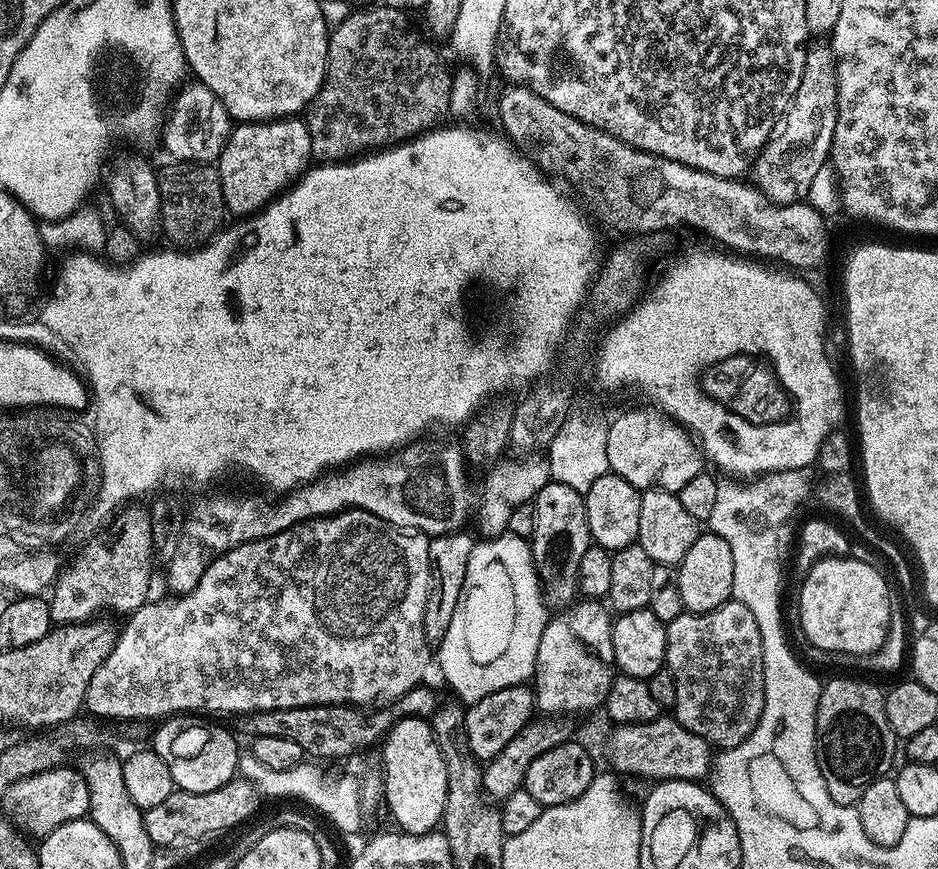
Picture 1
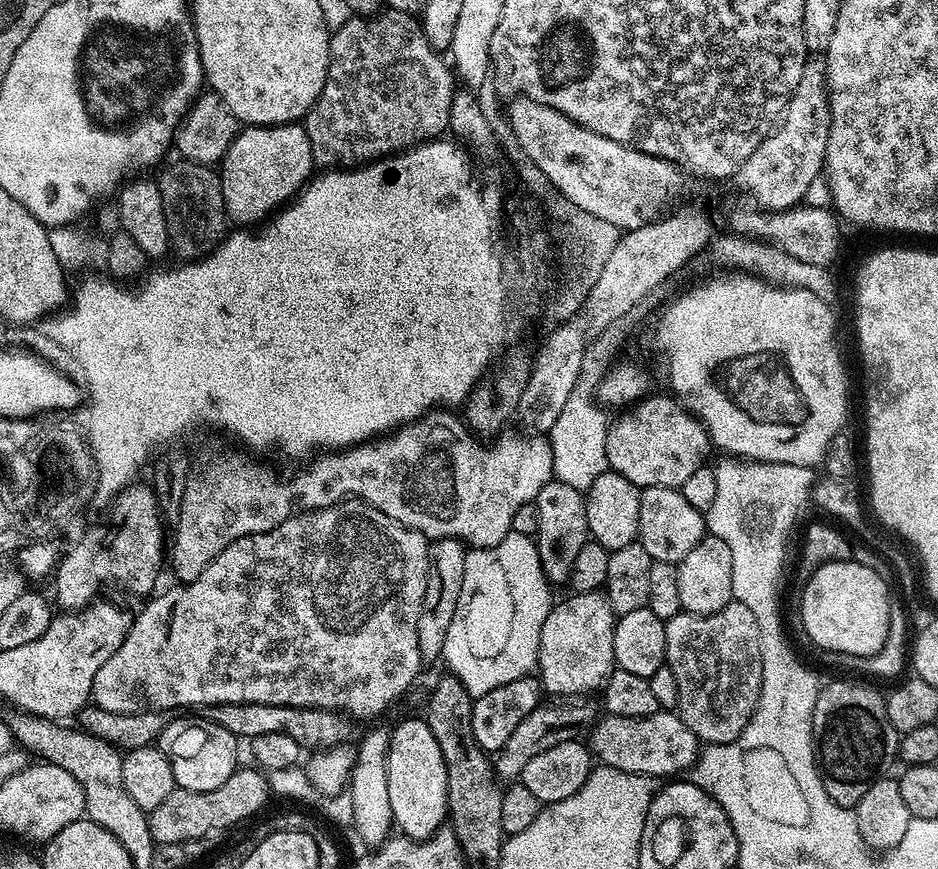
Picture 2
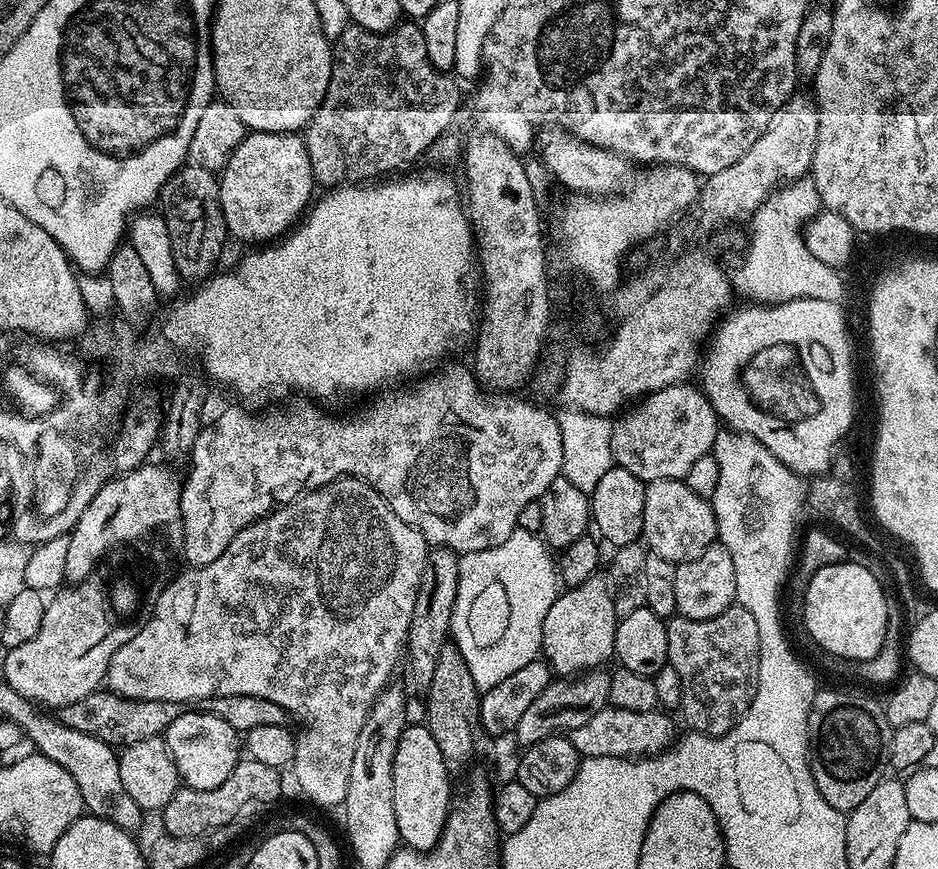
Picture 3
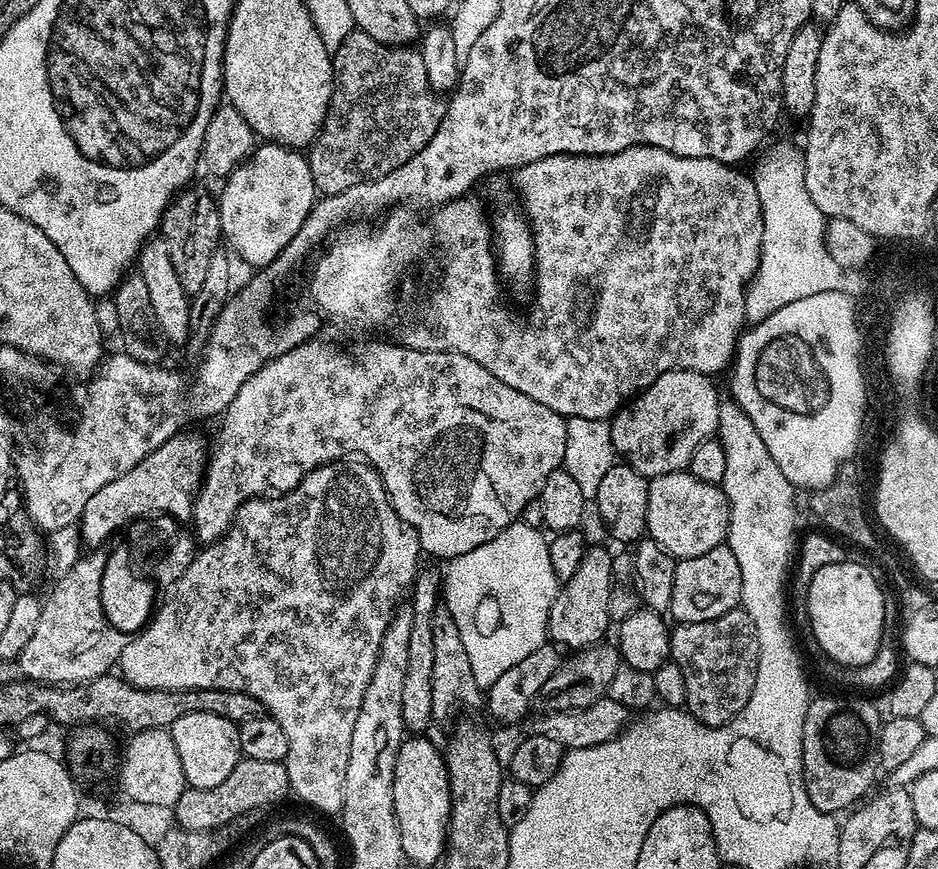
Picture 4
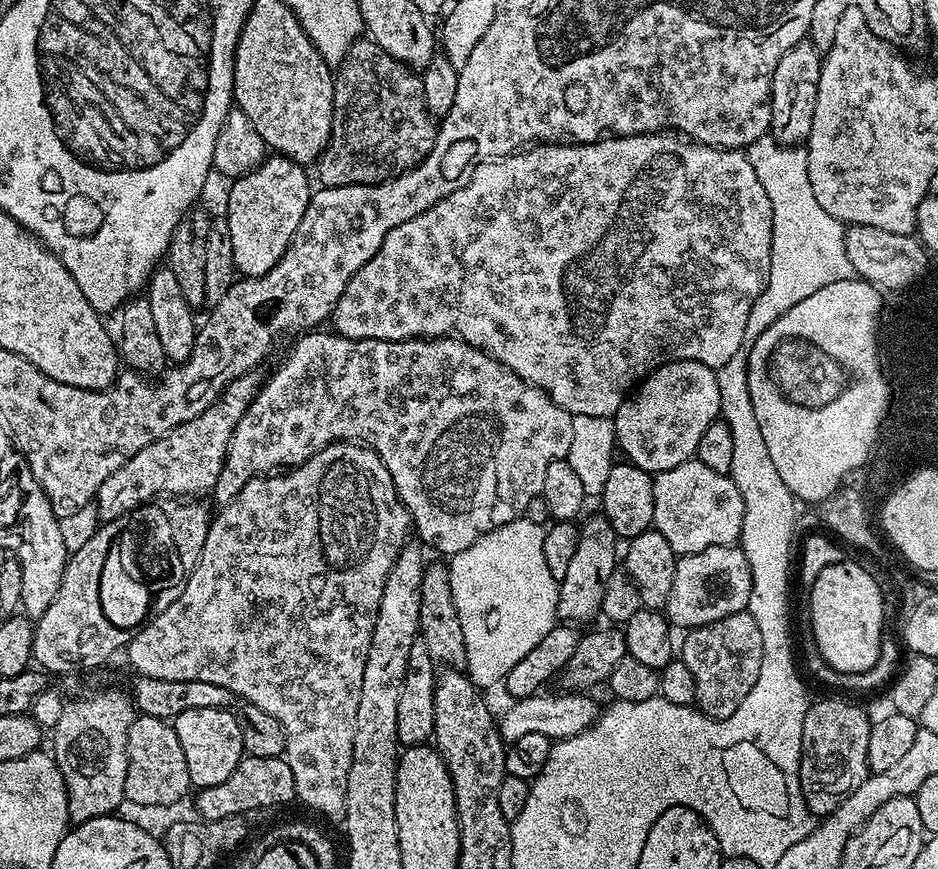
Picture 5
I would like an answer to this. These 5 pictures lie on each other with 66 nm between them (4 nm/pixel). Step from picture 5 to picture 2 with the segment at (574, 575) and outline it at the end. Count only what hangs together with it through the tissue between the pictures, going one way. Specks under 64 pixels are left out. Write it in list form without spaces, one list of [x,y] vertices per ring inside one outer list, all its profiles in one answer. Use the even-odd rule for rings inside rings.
[[[577,592],[569,600],[553,603],[548,609],[546,622],[542,622],[540,655],[538,657],[538,679],[543,691],[552,698],[584,698],[587,692],[599,693],[616,668],[614,658],[614,630],[617,615],[613,612],[607,595],[599,592]]]

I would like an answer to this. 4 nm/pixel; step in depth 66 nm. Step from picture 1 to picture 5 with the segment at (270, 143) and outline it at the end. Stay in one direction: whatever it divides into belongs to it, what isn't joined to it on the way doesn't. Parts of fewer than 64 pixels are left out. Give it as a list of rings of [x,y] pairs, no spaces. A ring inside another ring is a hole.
[[[272,154],[252,172],[233,179],[226,221],[235,271],[241,277],[265,276],[290,246],[290,238],[294,238],[294,230],[298,230],[313,194],[304,172],[305,165],[295,164],[288,156]]]

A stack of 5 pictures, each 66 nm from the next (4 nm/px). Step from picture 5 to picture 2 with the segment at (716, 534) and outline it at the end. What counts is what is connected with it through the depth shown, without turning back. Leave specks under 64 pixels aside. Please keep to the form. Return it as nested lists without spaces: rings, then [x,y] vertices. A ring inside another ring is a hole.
[[[645,488],[640,494],[640,505],[638,506],[638,530],[640,535],[638,542],[650,554],[652,561],[661,560],[667,564],[679,565],[681,560],[698,546],[698,542],[706,535],[706,516],[705,513],[698,511],[679,490],[674,488]]]

